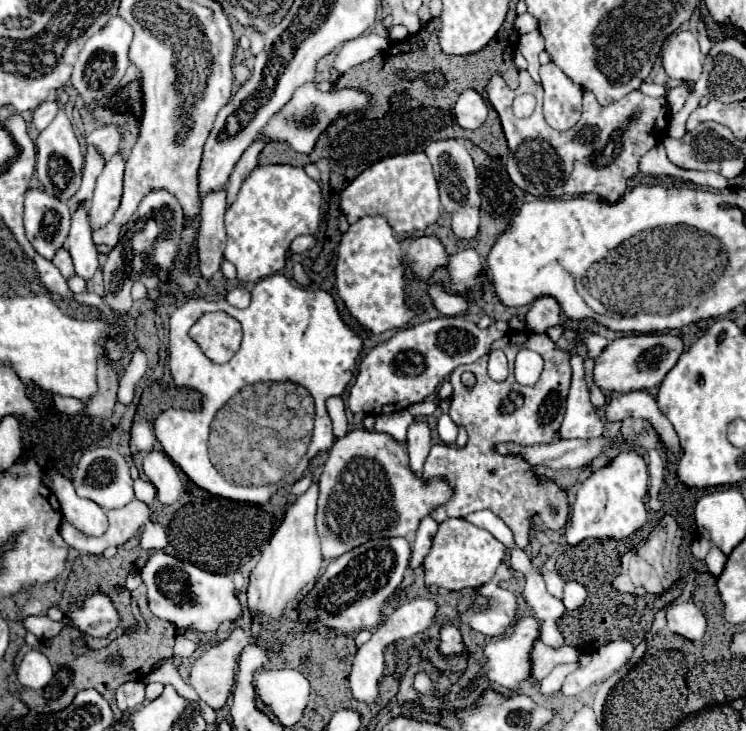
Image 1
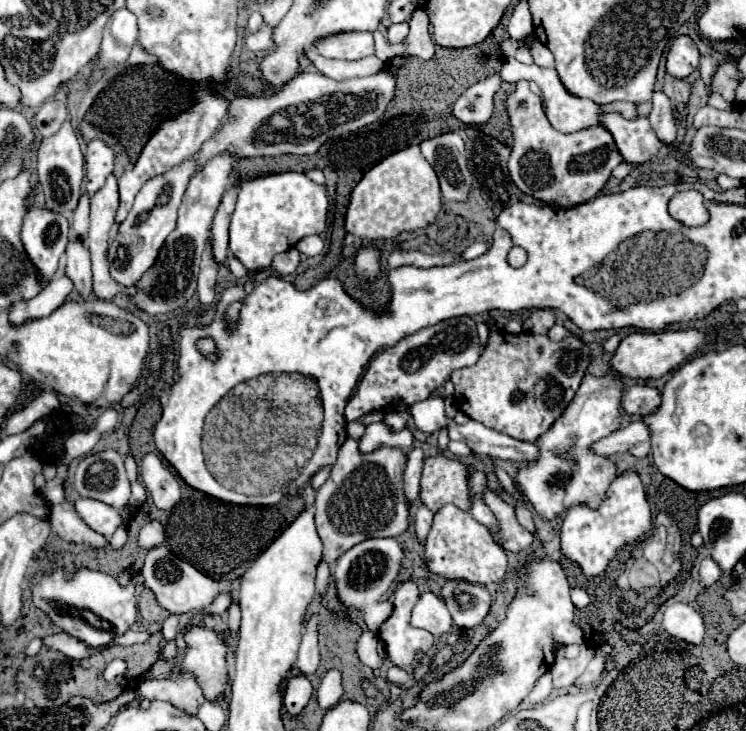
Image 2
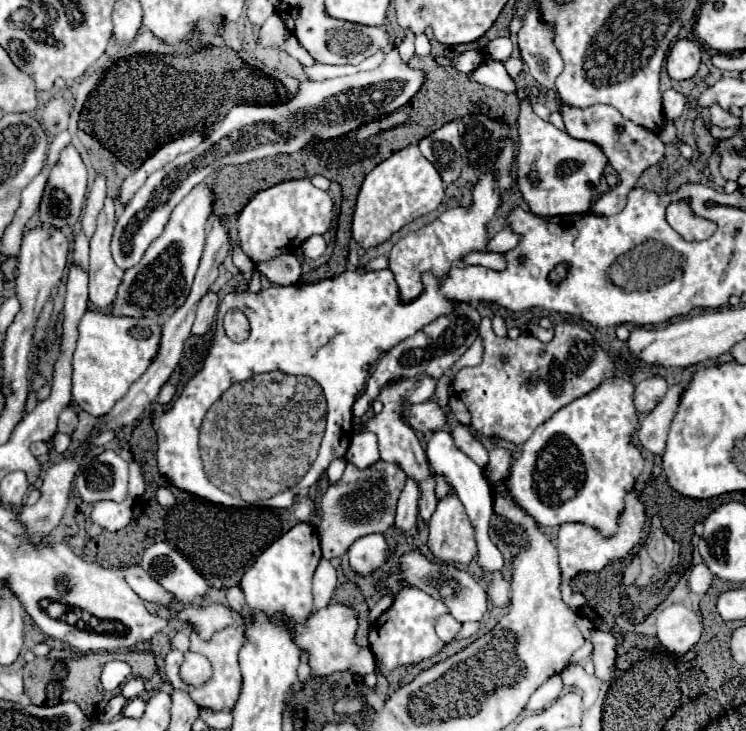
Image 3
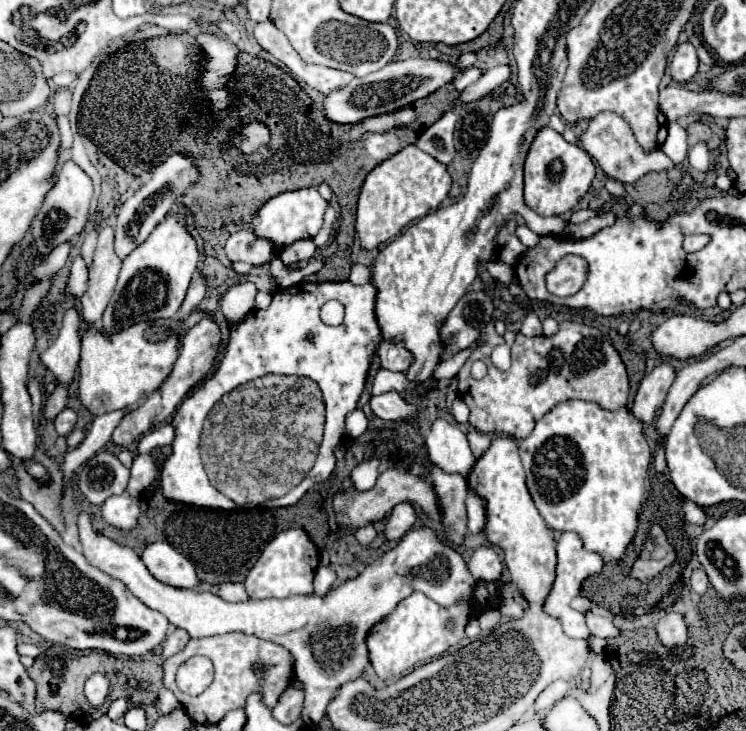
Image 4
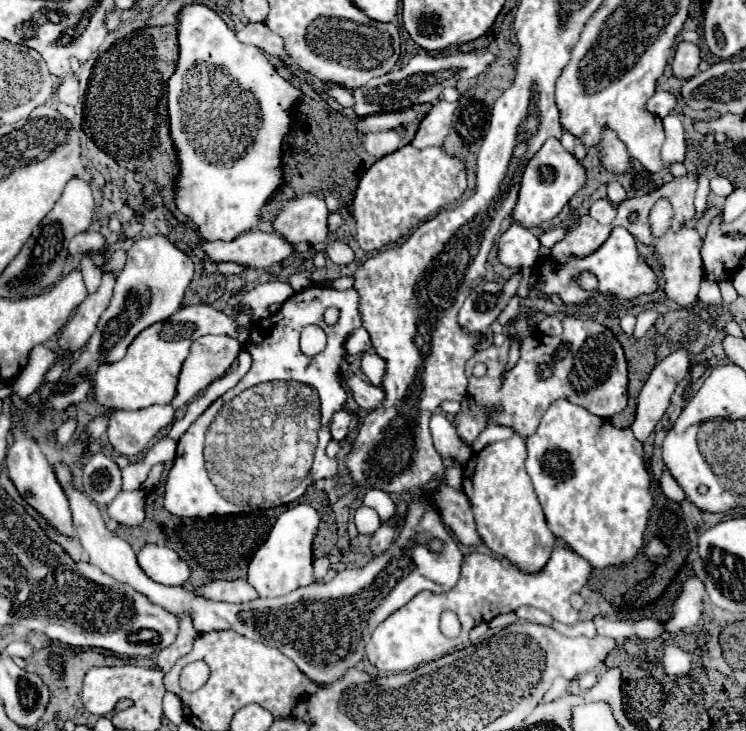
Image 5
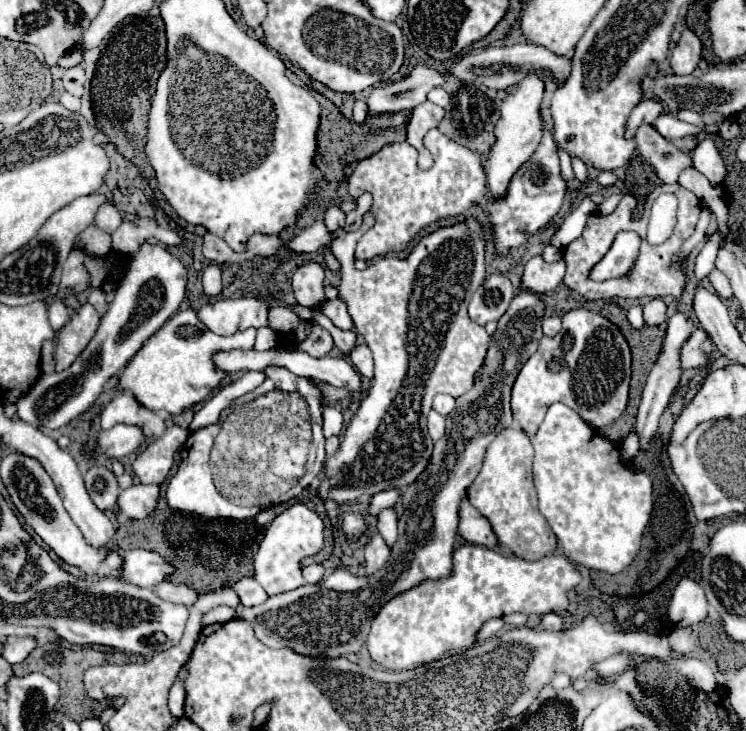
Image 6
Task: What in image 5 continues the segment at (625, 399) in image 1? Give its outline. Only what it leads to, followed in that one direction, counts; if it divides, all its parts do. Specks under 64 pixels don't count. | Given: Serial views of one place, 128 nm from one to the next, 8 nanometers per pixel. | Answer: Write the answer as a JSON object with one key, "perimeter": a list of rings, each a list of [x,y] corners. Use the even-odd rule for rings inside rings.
{"perimeter":[[[678,348],[676,352],[672,352],[662,362],[656,364],[638,396],[636,420],[630,426],[638,441],[646,442],[646,438],[654,432],[656,422],[666,412],[670,396],[674,394],[676,386],[684,380],[688,368],[690,352],[684,348]]]}

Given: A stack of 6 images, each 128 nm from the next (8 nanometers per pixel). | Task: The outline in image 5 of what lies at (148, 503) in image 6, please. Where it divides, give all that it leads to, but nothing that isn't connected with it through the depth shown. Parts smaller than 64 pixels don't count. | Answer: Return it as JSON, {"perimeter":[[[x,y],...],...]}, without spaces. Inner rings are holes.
{"perimeter":[[[144,490],[120,492],[108,506],[108,516],[124,526],[138,526],[144,520]]]}

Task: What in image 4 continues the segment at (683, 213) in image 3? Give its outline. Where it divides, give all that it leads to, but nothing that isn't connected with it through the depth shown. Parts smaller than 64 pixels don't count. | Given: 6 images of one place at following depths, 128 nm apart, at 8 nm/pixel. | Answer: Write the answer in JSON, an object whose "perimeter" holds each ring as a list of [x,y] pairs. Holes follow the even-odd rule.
{"perimeter":[[[692,234],[692,236],[686,236],[684,238],[684,244],[682,244],[682,248],[690,254],[690,252],[698,252],[700,248],[704,248],[708,244],[708,236],[706,234]]]}

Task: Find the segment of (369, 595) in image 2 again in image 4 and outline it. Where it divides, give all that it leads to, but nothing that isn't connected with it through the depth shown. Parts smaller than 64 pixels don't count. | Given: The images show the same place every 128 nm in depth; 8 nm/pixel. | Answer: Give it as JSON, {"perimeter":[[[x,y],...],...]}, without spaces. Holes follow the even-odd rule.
{"perimeter":[[[374,524],[360,526],[360,528],[356,528],[354,536],[358,538],[358,542],[360,542],[362,546],[368,546],[368,544],[370,544],[370,542],[376,538],[376,528],[374,528]]]}

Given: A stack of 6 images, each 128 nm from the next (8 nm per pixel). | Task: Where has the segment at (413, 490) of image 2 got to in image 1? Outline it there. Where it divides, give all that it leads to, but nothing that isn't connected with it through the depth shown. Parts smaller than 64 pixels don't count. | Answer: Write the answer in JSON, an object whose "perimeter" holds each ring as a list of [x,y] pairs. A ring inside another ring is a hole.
{"perimeter":[[[414,422],[408,430],[408,452],[410,452],[410,468],[414,474],[422,472],[424,460],[430,452],[430,430],[426,422]]]}

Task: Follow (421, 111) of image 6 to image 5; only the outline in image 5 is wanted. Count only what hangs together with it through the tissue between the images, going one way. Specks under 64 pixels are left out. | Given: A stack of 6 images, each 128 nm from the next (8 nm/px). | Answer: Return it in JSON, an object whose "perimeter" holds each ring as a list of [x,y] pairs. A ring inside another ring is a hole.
{"perimeter":[[[438,100],[432,104],[428,114],[418,126],[418,132],[412,140],[414,148],[426,148],[426,146],[442,146],[444,136],[450,132],[452,124],[452,114],[454,114],[456,104]]]}

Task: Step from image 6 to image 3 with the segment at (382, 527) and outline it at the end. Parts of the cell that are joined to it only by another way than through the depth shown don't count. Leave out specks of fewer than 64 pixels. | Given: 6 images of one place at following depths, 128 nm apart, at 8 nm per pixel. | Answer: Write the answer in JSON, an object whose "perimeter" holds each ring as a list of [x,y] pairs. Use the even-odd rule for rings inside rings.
{"perimeter":[[[360,432],[352,436],[350,448],[346,452],[346,460],[352,462],[358,470],[366,470],[368,466],[380,460],[378,454],[378,440],[374,432]]]}

